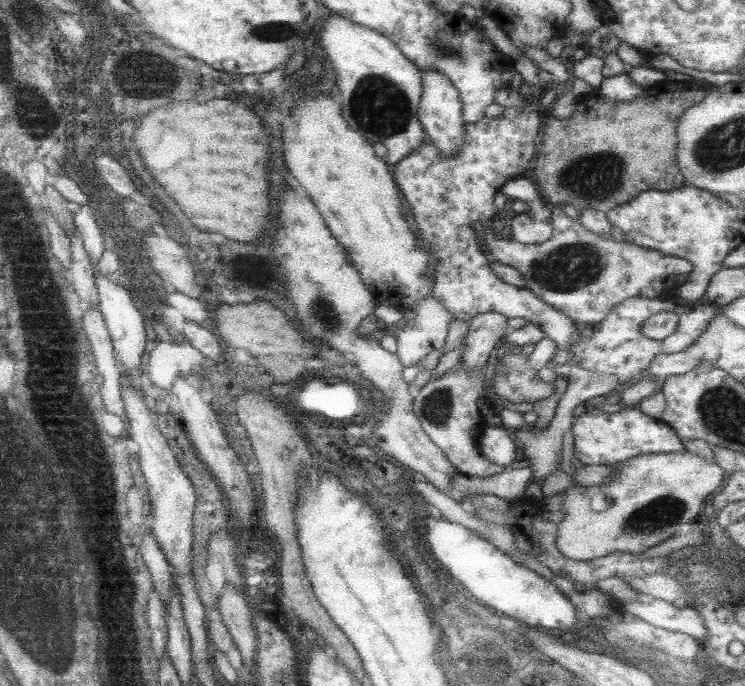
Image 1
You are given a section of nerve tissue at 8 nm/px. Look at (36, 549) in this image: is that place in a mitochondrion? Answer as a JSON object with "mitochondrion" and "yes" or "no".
{"mitochondrion":"yes"}

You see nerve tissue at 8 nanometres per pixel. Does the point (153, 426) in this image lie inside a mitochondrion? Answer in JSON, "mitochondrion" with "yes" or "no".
{"mitochondrion":"no"}

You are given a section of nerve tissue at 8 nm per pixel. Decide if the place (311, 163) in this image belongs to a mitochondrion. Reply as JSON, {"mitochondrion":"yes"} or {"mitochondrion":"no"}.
{"mitochondrion":"no"}

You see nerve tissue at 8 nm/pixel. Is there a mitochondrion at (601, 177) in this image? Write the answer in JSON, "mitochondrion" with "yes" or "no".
{"mitochondrion":"yes"}

